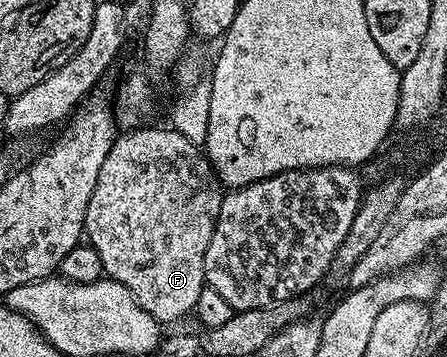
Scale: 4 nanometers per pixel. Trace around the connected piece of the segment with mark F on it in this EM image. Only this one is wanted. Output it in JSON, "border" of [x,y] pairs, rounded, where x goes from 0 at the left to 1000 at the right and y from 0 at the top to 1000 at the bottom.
{"border":[[[302,356],[277,378],[260,381],[244,434],[235,434],[235,457],[226,457],[226,479],[217,490],[217,524],[208,524],[208,557],[199,557],[199,580],[190,591],[190,625],[186,647],[192,672],[204,683],[230,737],[230,762],[242,779],[280,804],[304,832],[304,846],[342,882],[342,894],[358,905],[374,899],[400,899],[409,885],[425,880],[441,849],[441,826],[459,804],[459,703],[468,703],[468,669],[477,669],[481,627],[494,591],[494,569],[503,549],[501,521],[481,493],[481,471],[463,445],[463,431],[443,406],[434,406],[414,378],[405,378],[394,361],[367,356],[367,361],[329,361],[338,356]]]}

